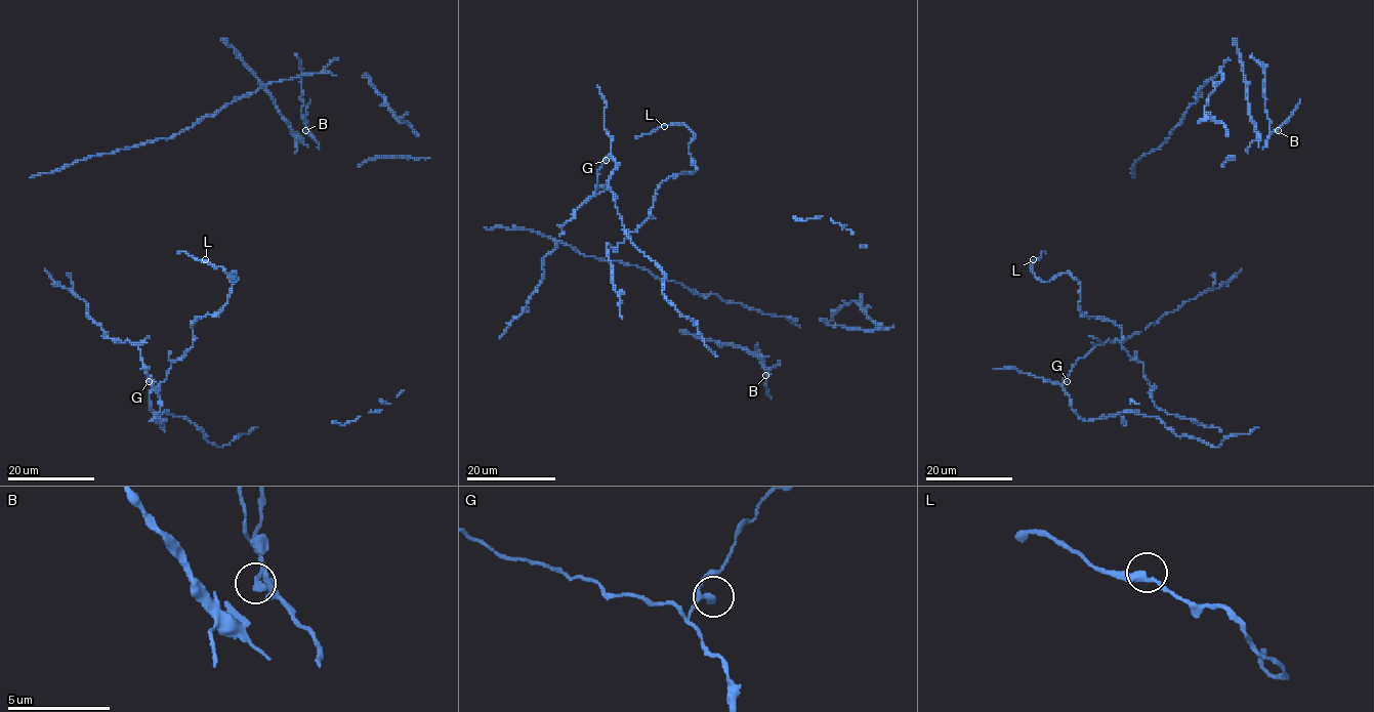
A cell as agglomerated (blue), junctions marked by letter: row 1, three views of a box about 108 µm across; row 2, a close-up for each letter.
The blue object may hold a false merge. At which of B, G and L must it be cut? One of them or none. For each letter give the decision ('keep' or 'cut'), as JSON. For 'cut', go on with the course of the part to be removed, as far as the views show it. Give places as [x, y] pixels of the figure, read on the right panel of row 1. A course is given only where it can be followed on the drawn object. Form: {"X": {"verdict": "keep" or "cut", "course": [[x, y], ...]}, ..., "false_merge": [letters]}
{"B": {"verdict": "cut"}, "G": {"verdict": "keep"}, "L": {"verdict": "keep"}, "false_merge": ["B"]}

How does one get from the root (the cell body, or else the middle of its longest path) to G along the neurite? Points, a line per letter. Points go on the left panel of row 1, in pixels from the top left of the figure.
G: (70, 278), (72, 291), (85, 303), (87, 313), (101, 326), (106, 337), (137, 345), (149, 381)

